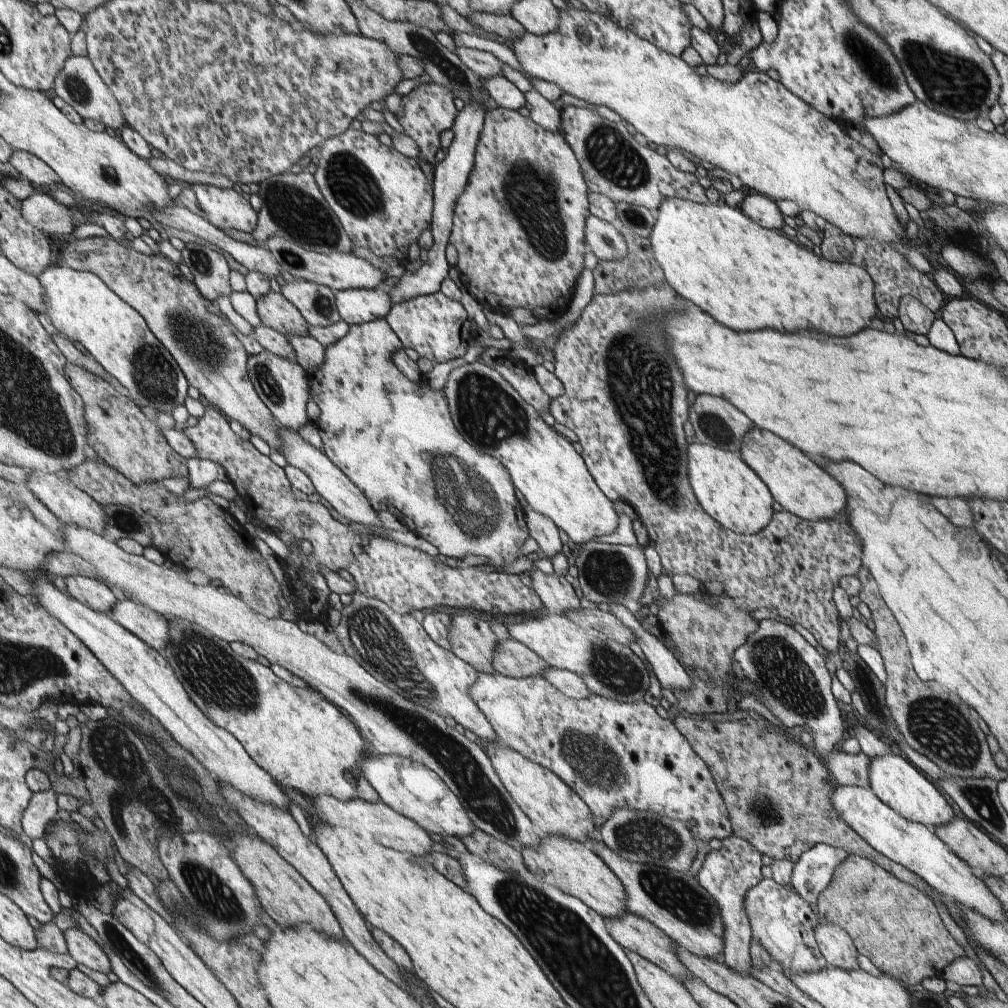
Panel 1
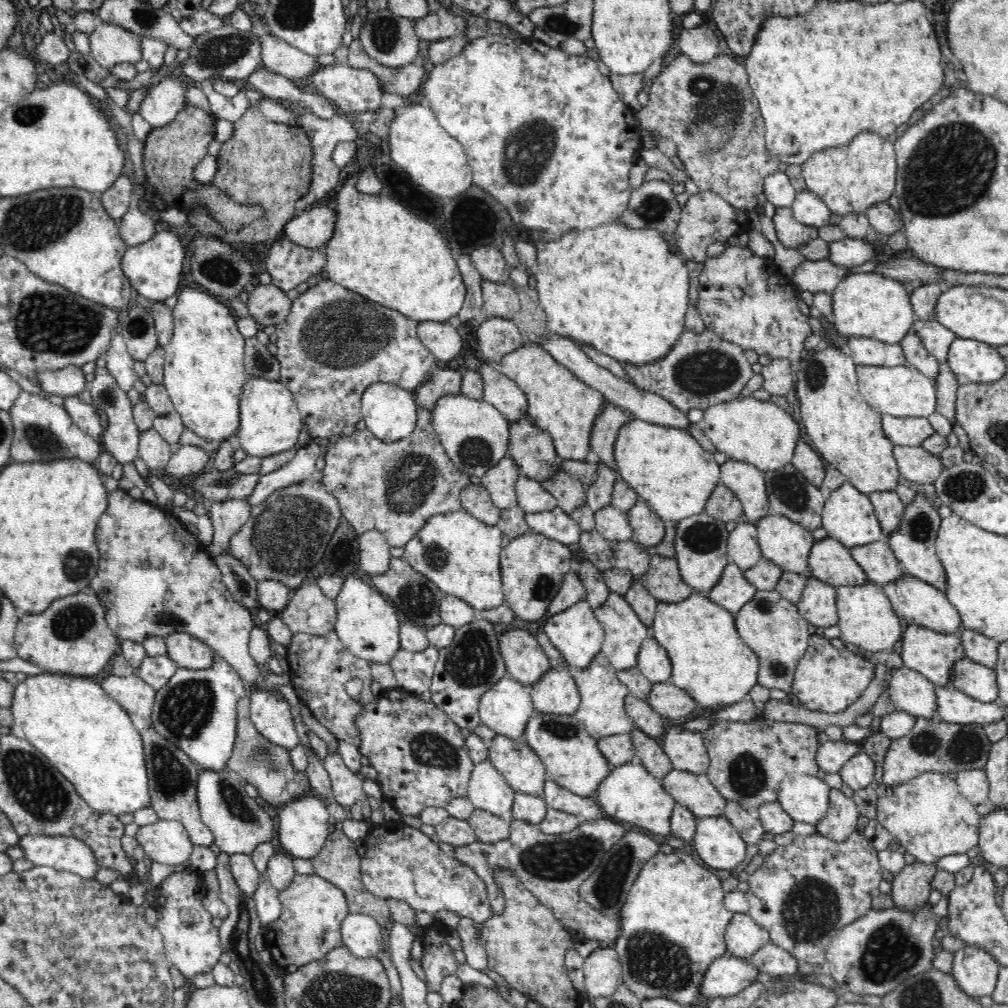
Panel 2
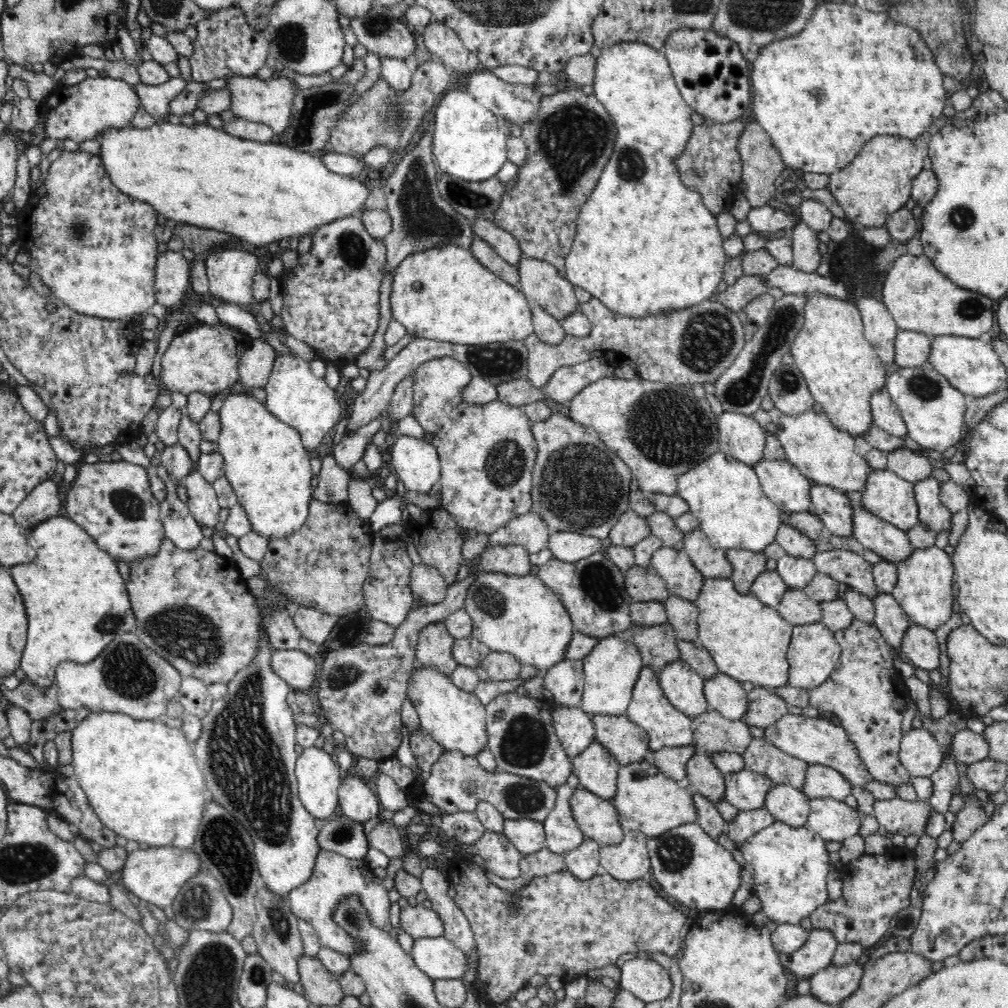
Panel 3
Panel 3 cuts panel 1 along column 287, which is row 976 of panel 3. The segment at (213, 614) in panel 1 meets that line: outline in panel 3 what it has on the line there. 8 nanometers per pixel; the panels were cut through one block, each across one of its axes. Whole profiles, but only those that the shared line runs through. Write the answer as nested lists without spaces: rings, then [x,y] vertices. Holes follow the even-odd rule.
[[[640,956],[622,966],[622,988],[632,992],[644,1004],[664,1002],[672,996],[672,968],[662,968],[660,962]]]

